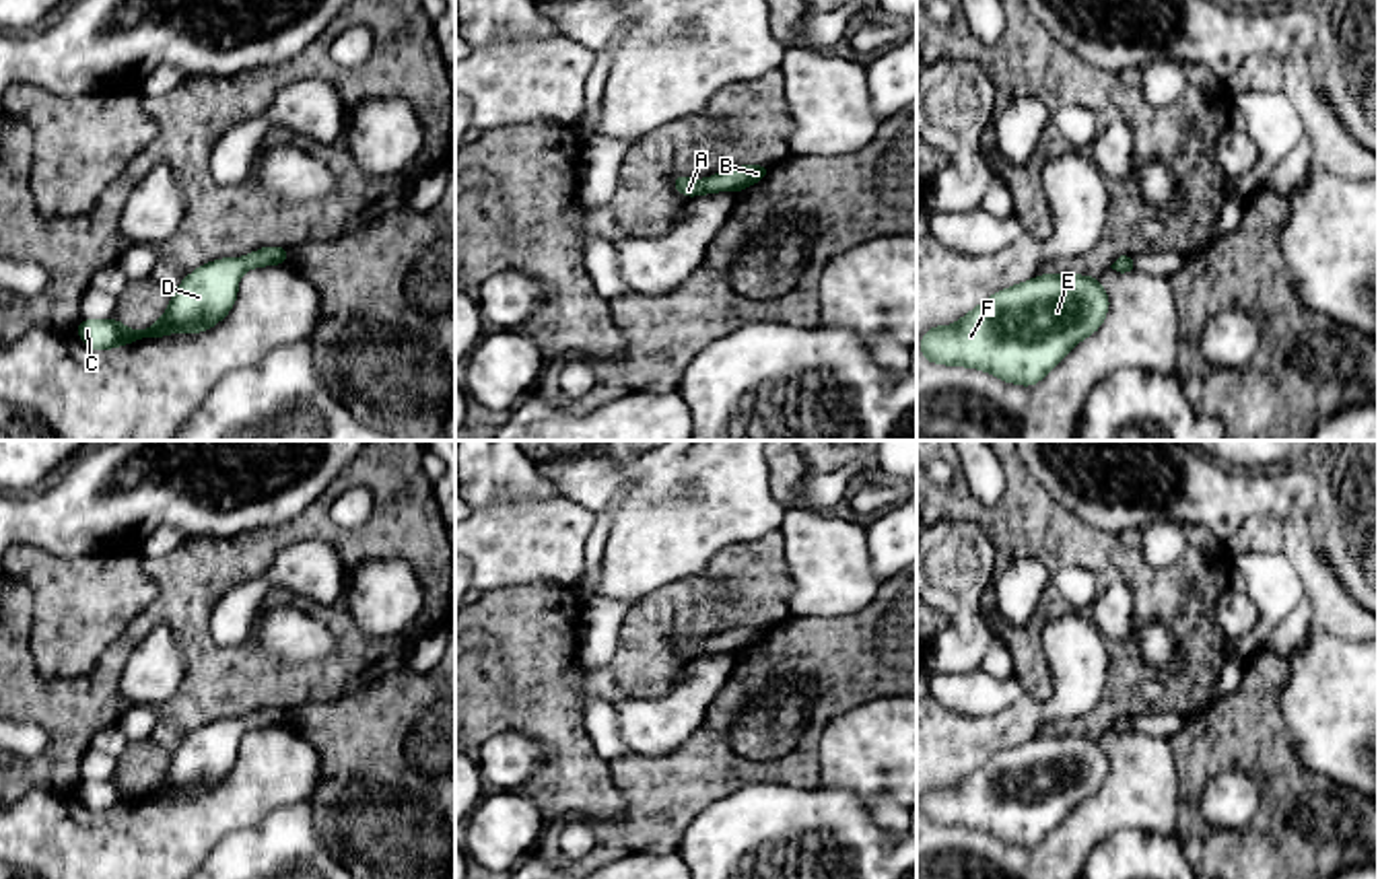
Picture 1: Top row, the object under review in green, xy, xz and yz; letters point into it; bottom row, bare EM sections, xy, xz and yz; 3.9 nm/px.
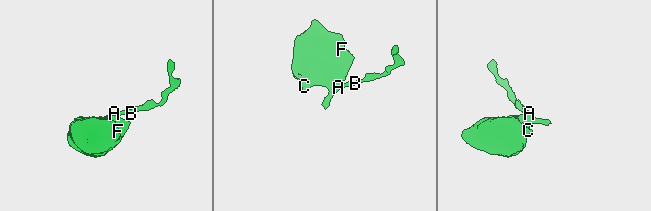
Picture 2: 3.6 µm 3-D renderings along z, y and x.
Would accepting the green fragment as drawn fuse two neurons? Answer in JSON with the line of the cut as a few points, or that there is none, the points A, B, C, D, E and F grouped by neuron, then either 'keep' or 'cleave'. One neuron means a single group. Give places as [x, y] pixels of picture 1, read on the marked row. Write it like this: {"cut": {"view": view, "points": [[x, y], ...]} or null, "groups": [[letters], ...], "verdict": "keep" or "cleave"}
{"cut": null, "groups": [["A", "B", "C", "D", "E", "F"]], "verdict": "keep"}

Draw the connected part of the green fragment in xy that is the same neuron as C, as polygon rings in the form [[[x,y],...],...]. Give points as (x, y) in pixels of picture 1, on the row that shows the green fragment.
[[[260,247],[243,257],[220,257],[192,270],[173,290],[171,301],[150,327],[138,331],[115,317],[80,319],[76,336],[95,352],[128,346],[169,333],[196,336],[218,325],[235,307],[239,280],[247,270],[284,266],[288,247]]]

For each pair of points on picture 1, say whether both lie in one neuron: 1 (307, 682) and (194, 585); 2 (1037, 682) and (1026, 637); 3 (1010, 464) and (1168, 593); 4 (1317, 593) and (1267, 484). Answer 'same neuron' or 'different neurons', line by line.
1: same neuron
2: same neuron
3: same neuron
4: same neuron

